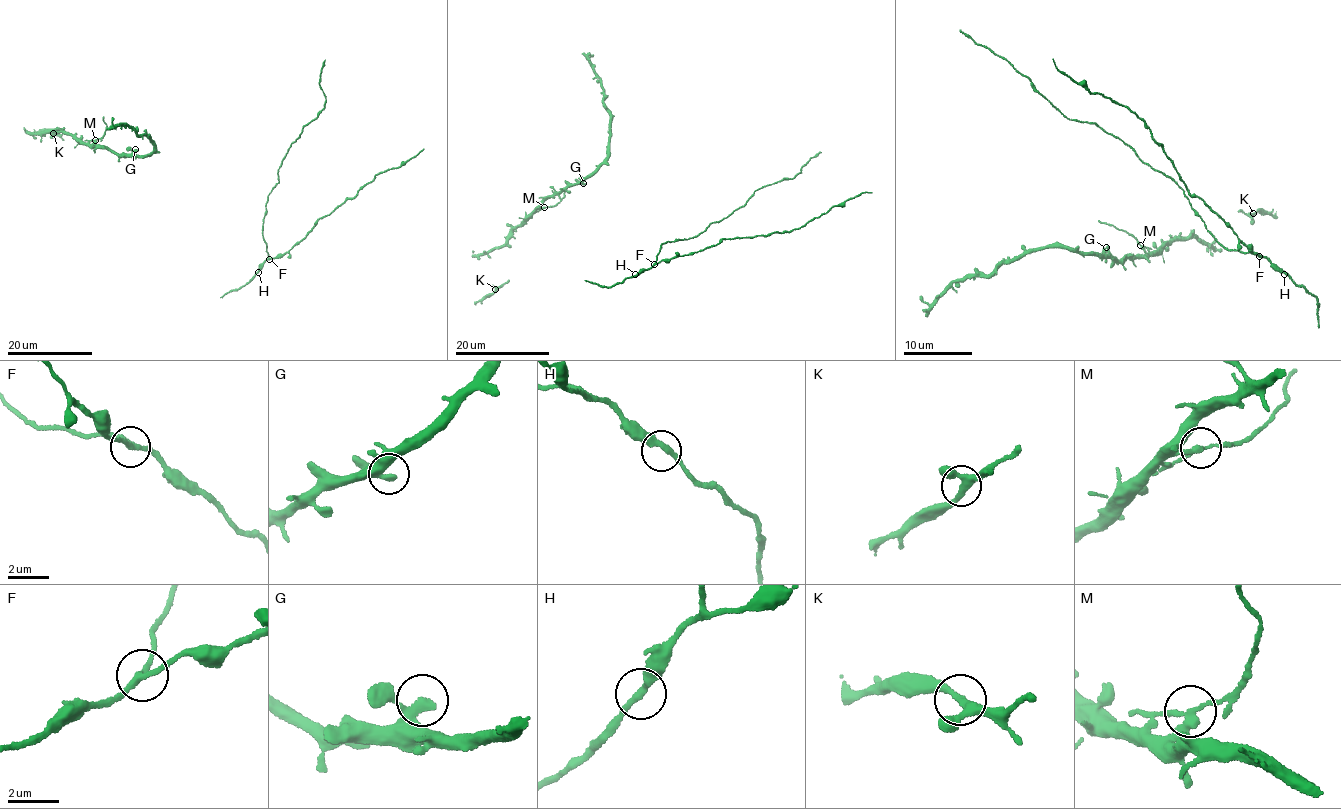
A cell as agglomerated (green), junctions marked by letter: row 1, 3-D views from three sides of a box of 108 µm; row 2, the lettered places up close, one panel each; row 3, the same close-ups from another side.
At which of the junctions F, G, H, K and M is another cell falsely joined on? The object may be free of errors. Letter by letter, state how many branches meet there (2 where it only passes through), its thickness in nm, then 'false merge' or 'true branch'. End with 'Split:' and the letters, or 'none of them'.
F: branches 3; calibre 220 nm; true branch
G: branches 2; calibre 280 nm; true branch
H: branches 2; calibre 280 nm; true branch
K: branches 3; calibre 260 nm; true branch
M: branches 3; calibre 220 nm; false merge
Split: M

